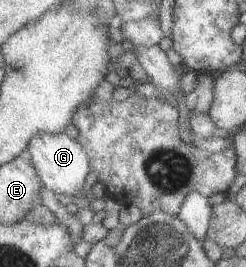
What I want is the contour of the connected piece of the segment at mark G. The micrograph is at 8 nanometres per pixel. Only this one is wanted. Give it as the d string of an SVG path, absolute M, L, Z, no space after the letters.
M48 132L37 133L26 149L28 159L34 164L42 183L54 193L76 197L76 193L84 187L86 177L91 171L91 159L84 146L77 138L70 137L64 132L51 134Z

